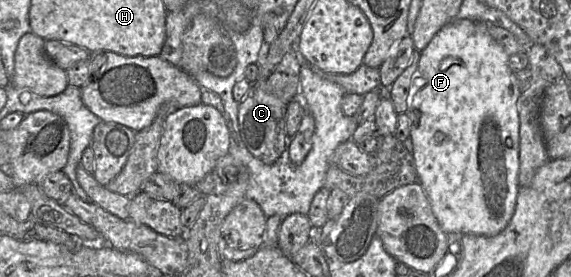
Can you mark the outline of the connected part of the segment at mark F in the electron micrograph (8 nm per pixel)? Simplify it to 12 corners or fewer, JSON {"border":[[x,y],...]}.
{"border":[[484,22],[421,51],[407,114],[440,228],[495,236],[520,97]]}

